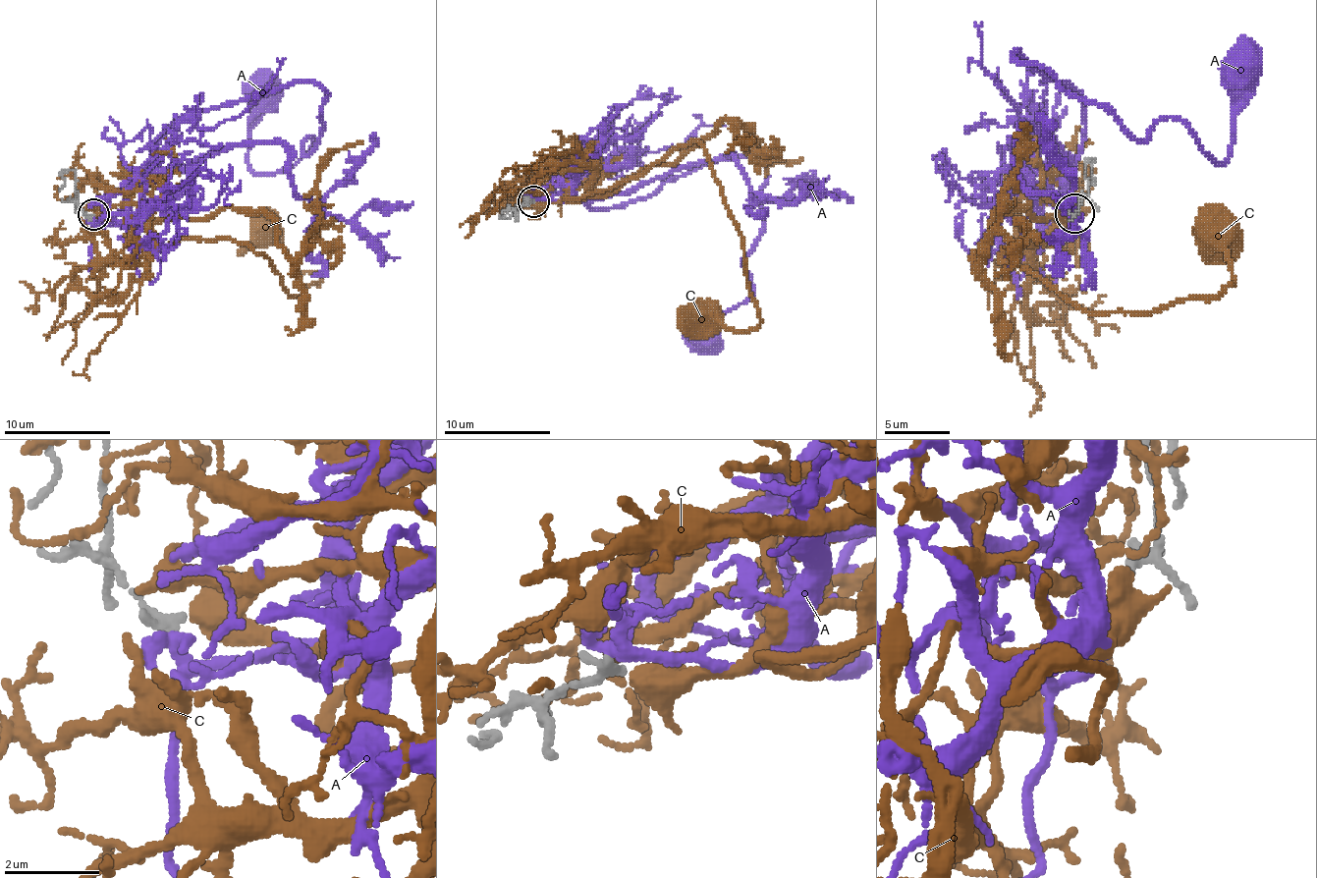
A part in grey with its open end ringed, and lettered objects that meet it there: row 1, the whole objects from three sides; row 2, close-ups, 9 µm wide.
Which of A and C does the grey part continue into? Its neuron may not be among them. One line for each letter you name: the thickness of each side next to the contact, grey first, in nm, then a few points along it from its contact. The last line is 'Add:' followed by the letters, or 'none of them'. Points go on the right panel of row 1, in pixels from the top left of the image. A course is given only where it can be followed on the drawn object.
C: 260 nm thick on the grey side, 340 nm on the other; it runs (1075, 214), (1020, 240), (1063, 227), (1069, 249), (1001, 259), (1088, 311), (1215, 295), (1218, 246), (1225, 262)
Add: C

